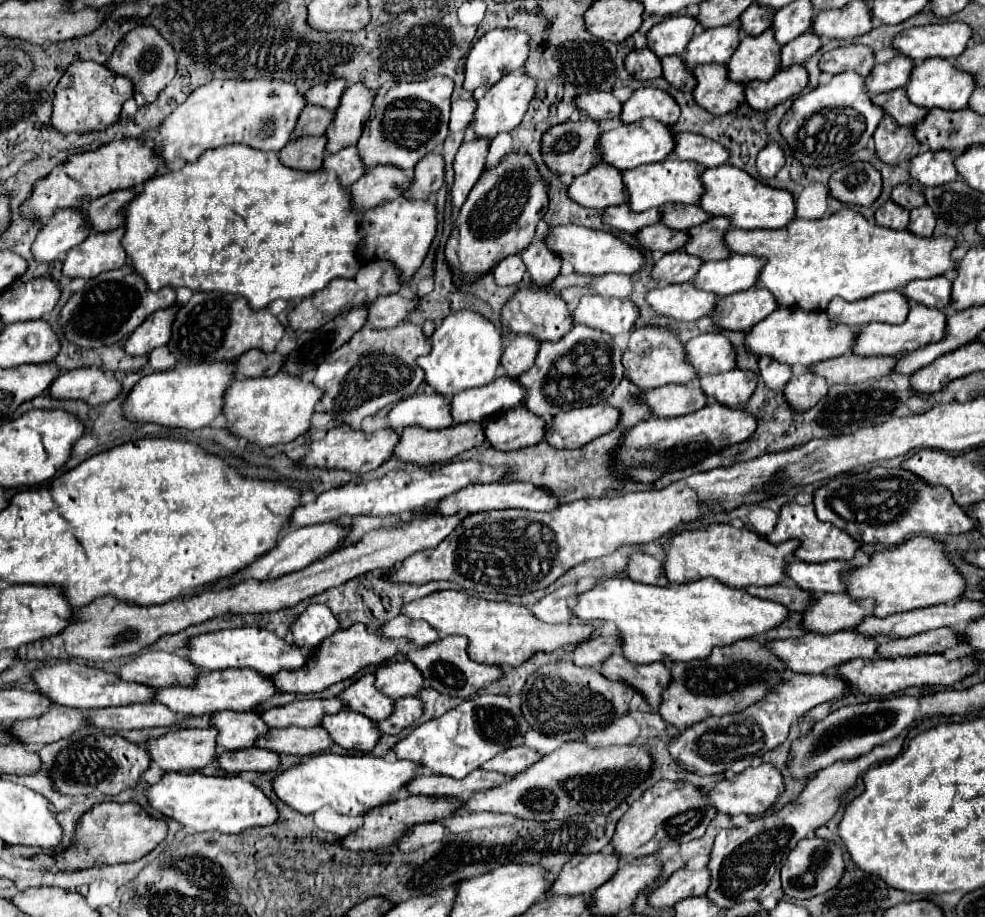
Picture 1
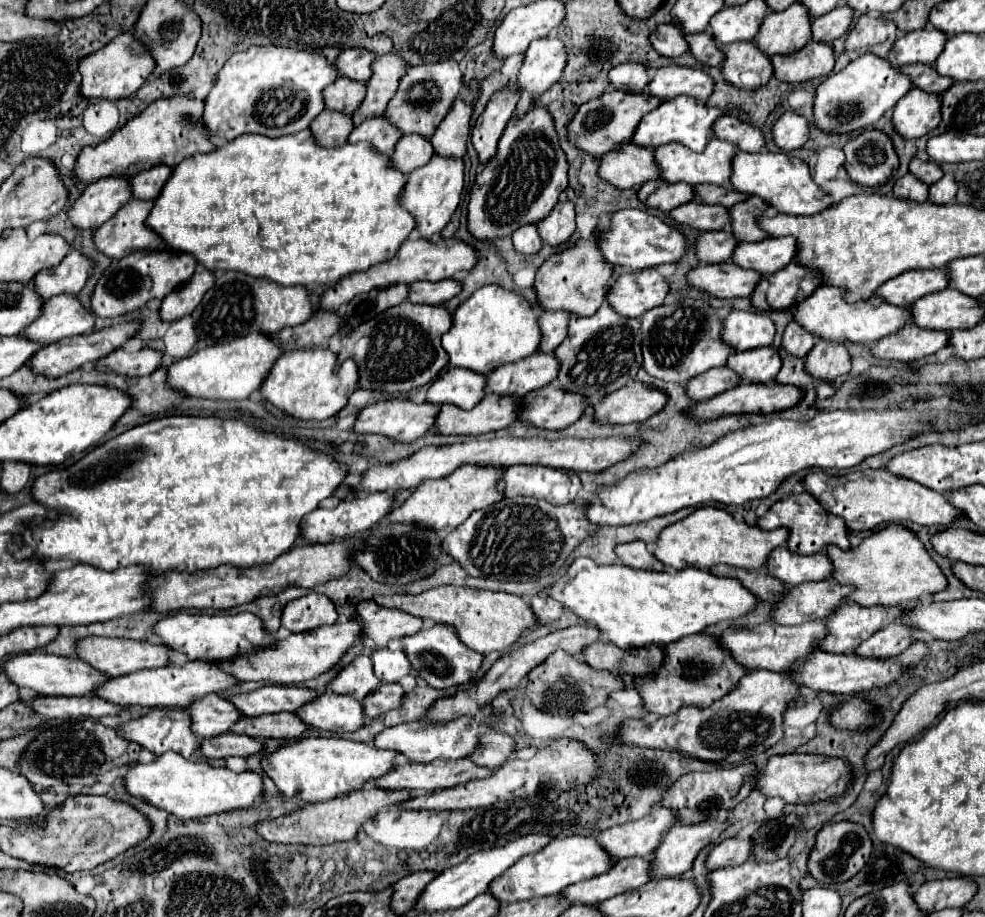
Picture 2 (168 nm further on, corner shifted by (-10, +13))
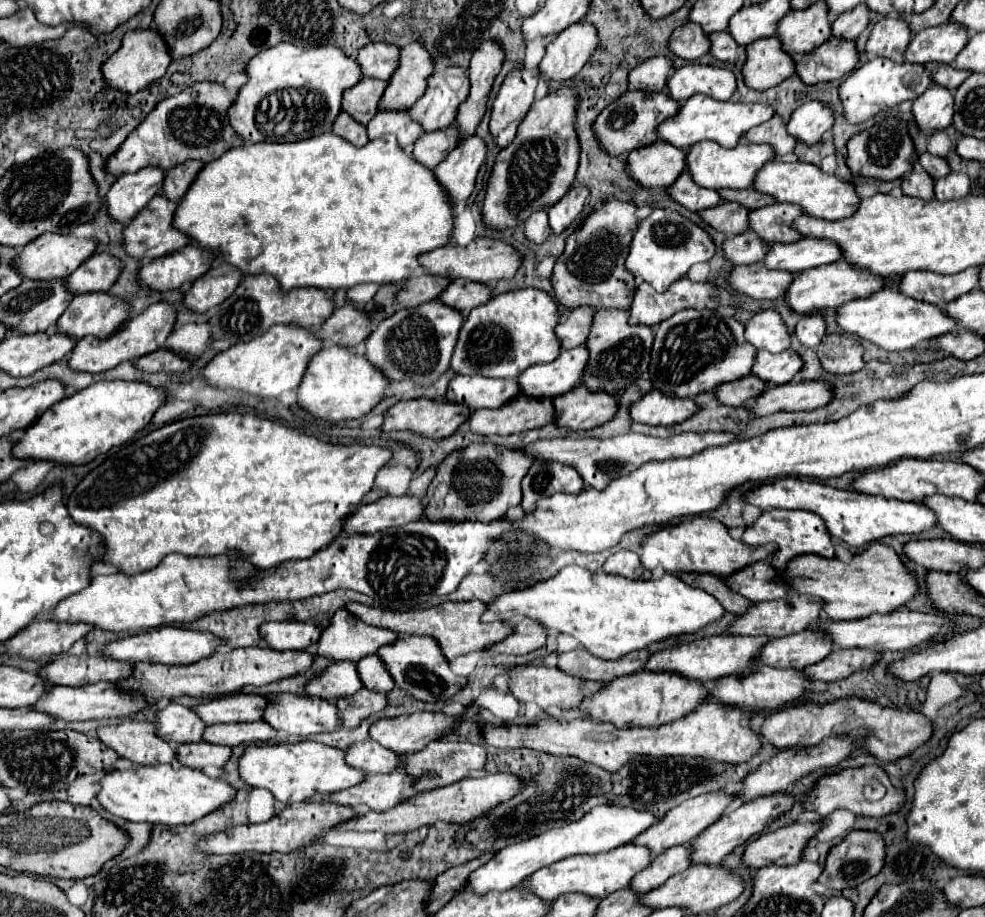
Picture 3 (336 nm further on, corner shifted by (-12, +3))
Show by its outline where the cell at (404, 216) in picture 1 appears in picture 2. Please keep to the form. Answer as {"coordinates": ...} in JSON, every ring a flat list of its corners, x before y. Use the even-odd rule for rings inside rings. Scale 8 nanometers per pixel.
{"coordinates":[[433,155,433,159,413,173,407,175,405,189,399,195,399,205,407,209,415,217,415,233,423,239,431,239,431,235,445,229,451,215,455,213,463,189,463,159,441,159]]}

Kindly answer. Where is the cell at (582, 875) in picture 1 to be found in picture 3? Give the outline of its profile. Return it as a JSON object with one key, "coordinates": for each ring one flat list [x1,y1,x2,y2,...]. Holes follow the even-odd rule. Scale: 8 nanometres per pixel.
{"coordinates":[[711,791,711,793,697,795,693,799,687,799,685,803,673,807,665,815,665,819,661,819,661,823,657,823,657,827,651,827,649,831,645,831,645,835,641,835,641,839,635,839,633,843,641,843,641,845,649,847,653,851,653,855,659,855,661,851,667,851,673,845,689,843,695,837,699,837,701,831,705,831,709,825,713,825,735,801,737,801,737,795,727,793,727,791]]}

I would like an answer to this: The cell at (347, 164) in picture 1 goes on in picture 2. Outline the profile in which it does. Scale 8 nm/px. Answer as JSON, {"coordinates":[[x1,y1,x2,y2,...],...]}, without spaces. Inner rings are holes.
{"coordinates":[[383,117,377,119,367,119,363,121,359,127,355,127,349,135,349,143,369,143,375,151,389,155,395,147,395,143,399,141,401,133,397,133,397,129,393,125,387,125,387,121,383,121]]}

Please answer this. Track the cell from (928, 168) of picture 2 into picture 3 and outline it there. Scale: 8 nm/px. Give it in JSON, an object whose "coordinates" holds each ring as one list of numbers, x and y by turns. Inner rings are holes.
{"coordinates":[[923,153,923,155,919,157,919,165,921,165,933,179,941,179,941,177,945,177,945,175,951,171,945,157,937,157,937,155,931,155,931,153]]}

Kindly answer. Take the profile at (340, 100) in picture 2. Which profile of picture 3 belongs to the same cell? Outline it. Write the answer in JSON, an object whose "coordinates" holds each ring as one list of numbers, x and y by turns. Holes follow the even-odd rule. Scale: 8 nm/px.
{"coordinates":[[365,77,357,87,351,87,345,91,343,99,343,111,349,111,353,119,367,125,379,111,379,101,383,97,383,91,387,89,387,81]]}

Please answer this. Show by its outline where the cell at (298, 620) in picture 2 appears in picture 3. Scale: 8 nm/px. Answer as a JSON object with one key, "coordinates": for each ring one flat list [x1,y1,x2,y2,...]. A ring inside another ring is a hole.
{"coordinates":[[293,621,263,623,259,627,259,635,275,651,299,651,317,643,319,627,313,627,313,623,293,623]]}

